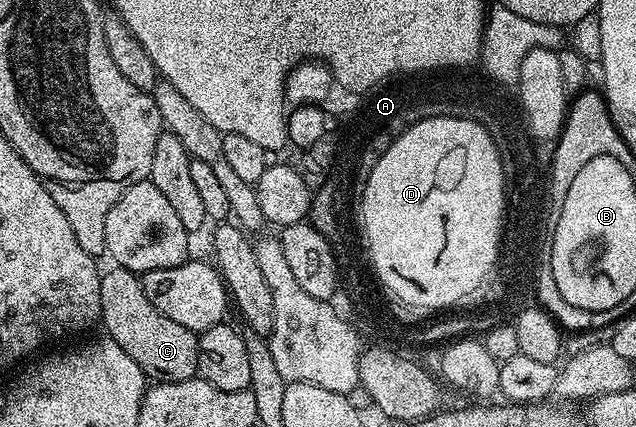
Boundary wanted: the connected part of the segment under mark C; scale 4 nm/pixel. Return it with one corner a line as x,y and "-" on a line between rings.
112,265
111,270
102,271
99,283
101,284
101,326
104,326
106,337
111,341
121,344
126,354
142,368
148,379
161,382
180,382
196,377
199,373
197,364
197,352
199,351
199,334
189,328
181,328
169,320
153,304
149,304
149,296
145,296
145,290
140,275
133,270
127,270
123,266

